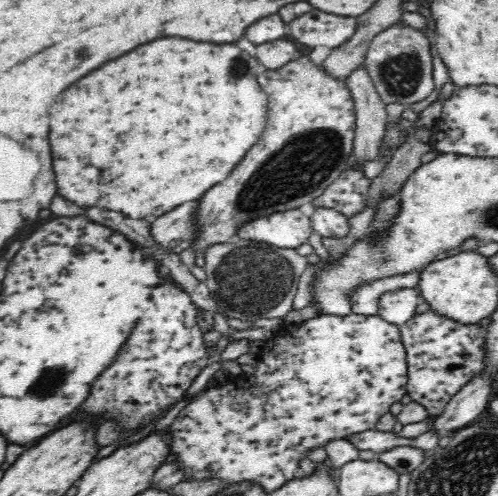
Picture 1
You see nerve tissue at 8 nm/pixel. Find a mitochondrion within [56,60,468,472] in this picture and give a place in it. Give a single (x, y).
(307, 160)

